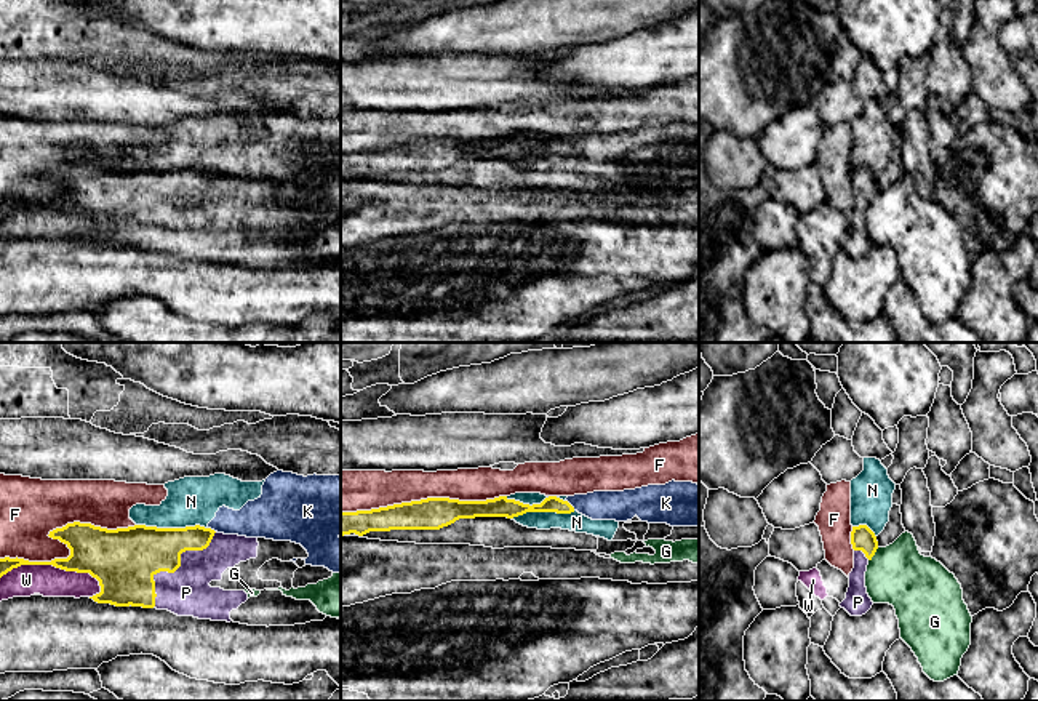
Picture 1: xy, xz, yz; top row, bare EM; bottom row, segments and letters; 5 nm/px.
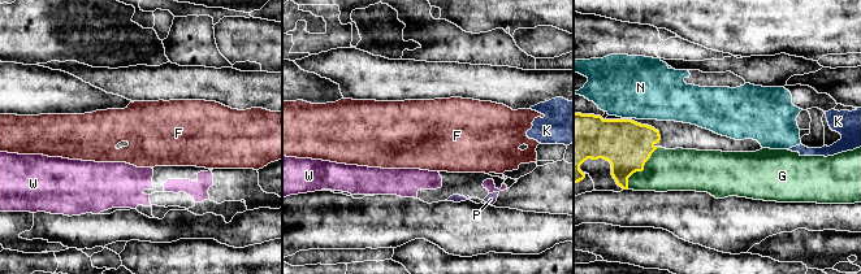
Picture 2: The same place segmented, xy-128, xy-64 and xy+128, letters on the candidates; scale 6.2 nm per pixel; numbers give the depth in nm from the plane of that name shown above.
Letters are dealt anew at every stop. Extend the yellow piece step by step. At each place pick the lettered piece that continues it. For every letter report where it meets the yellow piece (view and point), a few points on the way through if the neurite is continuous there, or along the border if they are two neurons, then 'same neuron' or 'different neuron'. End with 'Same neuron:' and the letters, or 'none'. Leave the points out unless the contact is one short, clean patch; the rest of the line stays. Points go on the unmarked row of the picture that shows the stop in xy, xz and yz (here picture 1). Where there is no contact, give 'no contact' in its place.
F: xy (53, 180) | different neuron
G: yz (874, 196) | different neuron
K: xz (570, 146) | along xz (566, 141), (574, 151) | different neuron
N: xy (171, 170) | different neuron
P: xy (176, 210) | same neuron
W: xy (55, 207) | different neuron
Same neuron: P

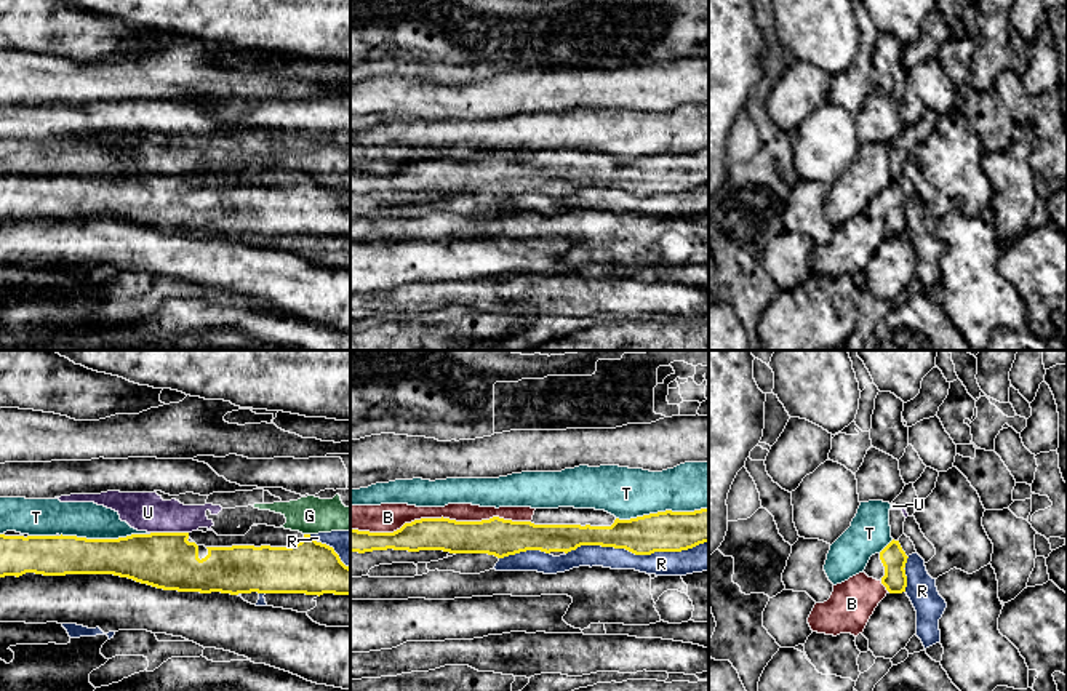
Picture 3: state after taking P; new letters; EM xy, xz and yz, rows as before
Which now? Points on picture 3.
B: xz (442, 159) | different neuron
G: xy (307, 176) | along xy (304, 175), (309, 176) | different neuron
R: xz (637, 195) | different neuron
T: xz (661, 154) | different neuron
U: xy (170, 175) | different neuron
Same neuron: none

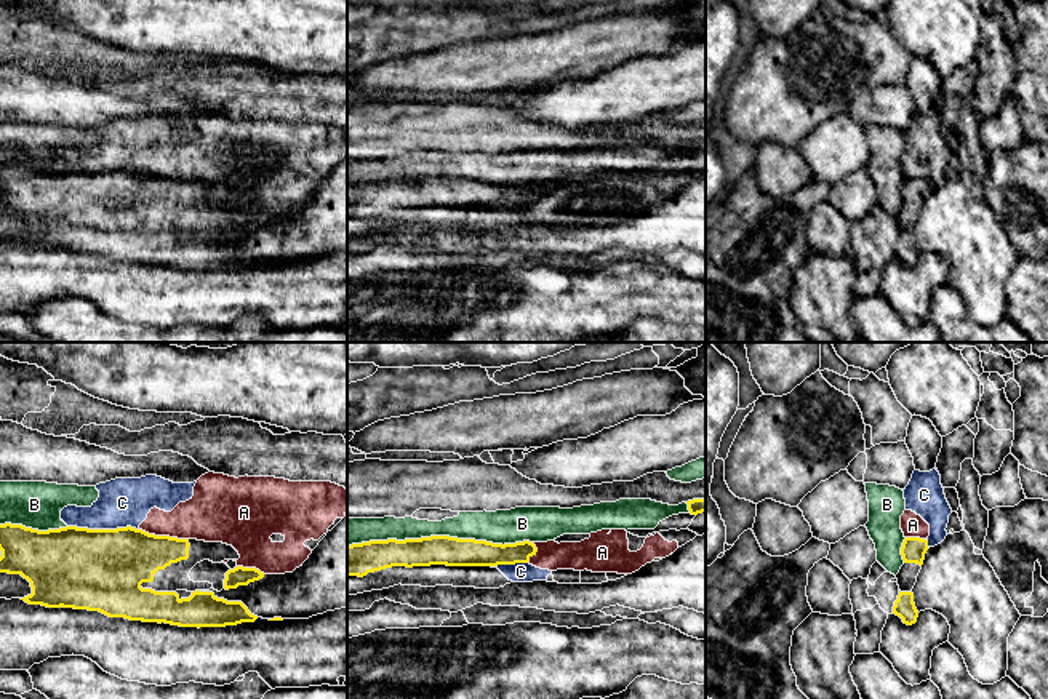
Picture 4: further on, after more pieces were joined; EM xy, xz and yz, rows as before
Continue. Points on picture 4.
A: xy (164, 178) | along xy (140, 170), (156, 176), (188, 181) | different neuron
B: xz (439, 178) | different neuron
C: xy (103, 171) | different neuron
Same neuron: none

